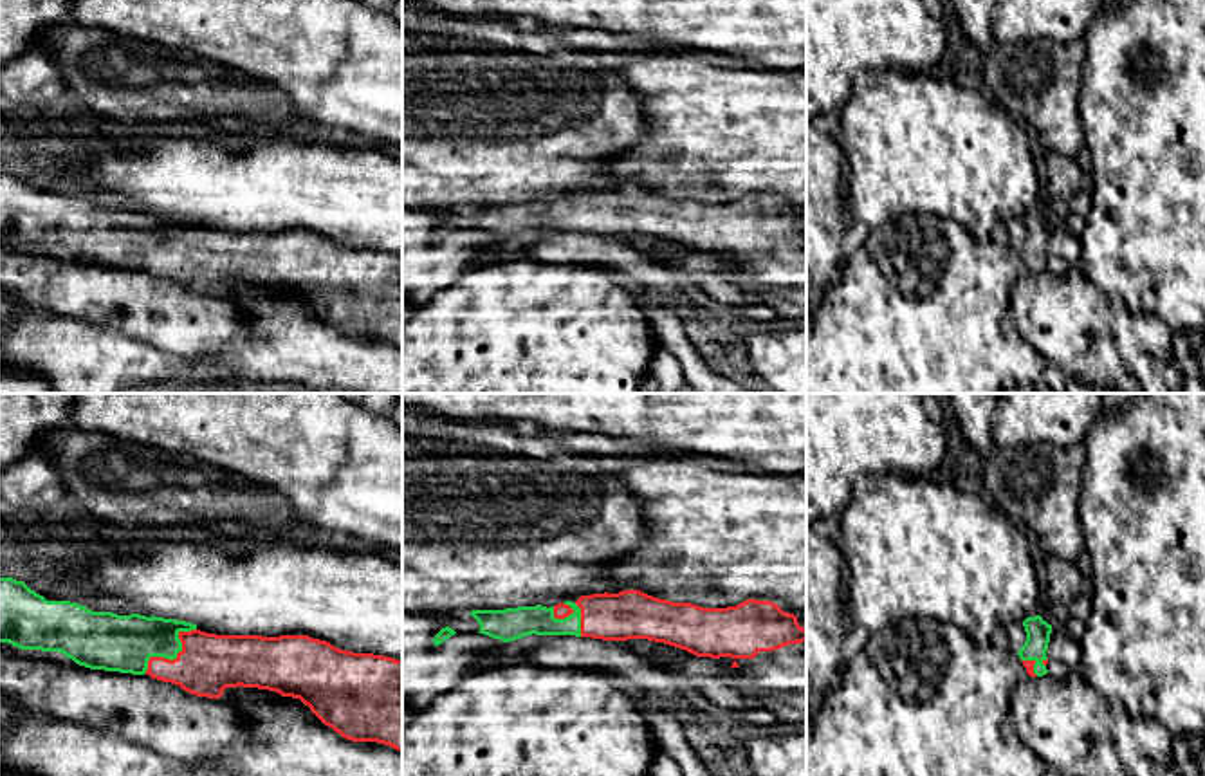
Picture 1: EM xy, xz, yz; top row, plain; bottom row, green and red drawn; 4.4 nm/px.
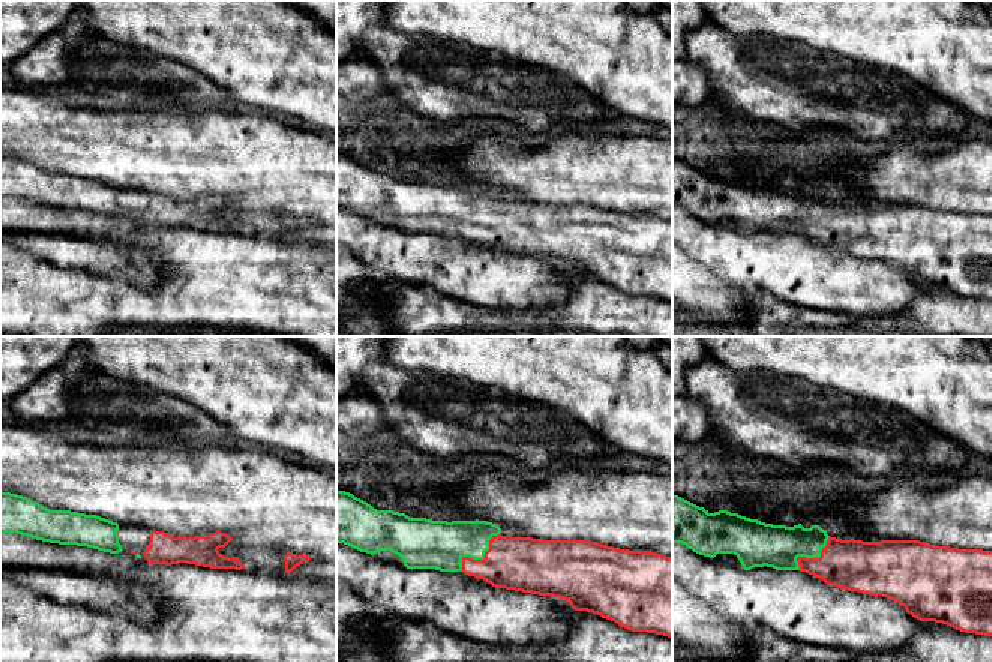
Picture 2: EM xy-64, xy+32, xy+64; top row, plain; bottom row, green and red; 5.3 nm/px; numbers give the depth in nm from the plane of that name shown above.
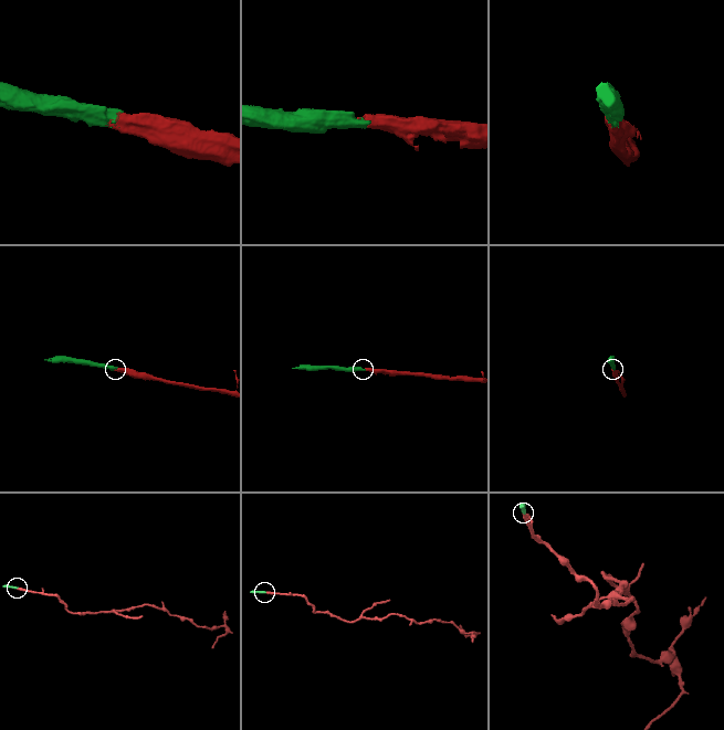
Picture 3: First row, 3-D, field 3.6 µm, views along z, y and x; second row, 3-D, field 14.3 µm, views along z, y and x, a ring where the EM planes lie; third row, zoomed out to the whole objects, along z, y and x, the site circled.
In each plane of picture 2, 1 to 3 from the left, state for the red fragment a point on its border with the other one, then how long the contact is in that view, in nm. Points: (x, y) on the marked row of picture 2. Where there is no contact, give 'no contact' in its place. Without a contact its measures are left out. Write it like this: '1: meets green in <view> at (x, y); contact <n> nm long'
1: no contact
2: meets green in xy+32 at (480, 559); contact 300 nm long
3: meets green in xy+64 at (812, 557); contact 240 nm long

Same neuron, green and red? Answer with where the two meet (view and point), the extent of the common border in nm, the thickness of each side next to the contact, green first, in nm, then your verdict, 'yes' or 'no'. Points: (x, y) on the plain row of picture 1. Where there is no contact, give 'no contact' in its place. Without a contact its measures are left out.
xy (175, 251) | 300 nm | 260/260 nm | yes

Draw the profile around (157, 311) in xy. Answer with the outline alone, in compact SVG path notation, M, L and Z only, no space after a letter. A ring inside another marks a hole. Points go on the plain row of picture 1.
M0 240L0 287L20 303L45 309L52 316L106 325L130 339L184 359L218 354L229 345L247 341L242 310L227 298L191 291L150 271L99 269L76 258L32 253L16 242Z

